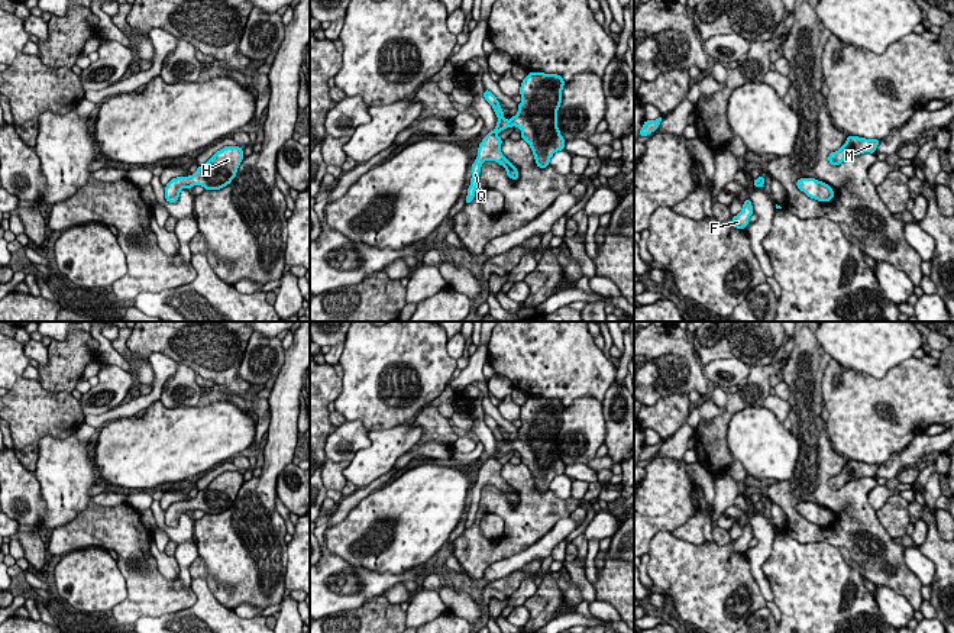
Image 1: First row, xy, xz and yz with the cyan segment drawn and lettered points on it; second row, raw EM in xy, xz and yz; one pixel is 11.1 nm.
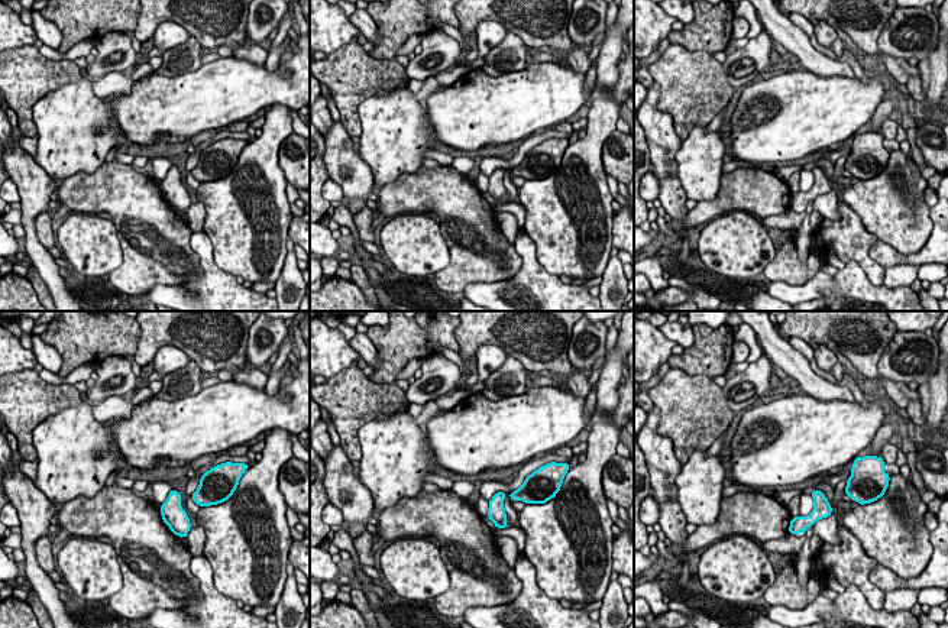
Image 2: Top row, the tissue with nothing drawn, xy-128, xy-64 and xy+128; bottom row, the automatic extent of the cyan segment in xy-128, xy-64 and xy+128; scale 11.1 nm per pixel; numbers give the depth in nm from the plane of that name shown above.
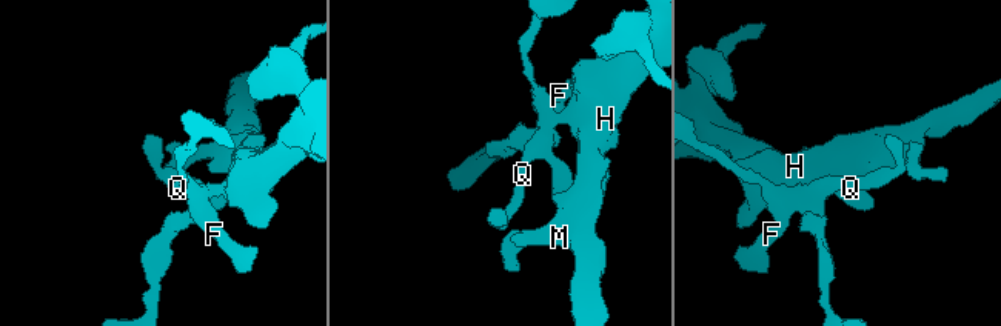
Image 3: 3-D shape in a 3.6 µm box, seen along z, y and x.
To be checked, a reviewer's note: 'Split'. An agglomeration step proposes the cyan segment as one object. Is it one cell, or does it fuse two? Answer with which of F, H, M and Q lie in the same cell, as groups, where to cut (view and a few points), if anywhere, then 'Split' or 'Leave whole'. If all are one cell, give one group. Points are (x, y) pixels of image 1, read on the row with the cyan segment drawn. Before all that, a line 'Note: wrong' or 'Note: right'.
Note: wrong
Groups: F H M Q. No split. Leave whole

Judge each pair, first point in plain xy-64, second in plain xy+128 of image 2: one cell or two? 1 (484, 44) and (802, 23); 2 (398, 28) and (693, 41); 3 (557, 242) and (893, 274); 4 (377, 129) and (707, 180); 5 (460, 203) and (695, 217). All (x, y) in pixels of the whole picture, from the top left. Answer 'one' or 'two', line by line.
1: one
2: one
3: two
4: one
5: one

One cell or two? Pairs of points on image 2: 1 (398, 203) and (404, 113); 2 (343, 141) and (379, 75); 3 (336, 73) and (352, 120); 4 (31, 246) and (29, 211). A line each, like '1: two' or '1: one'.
1: two
2: two
3: one
4: one

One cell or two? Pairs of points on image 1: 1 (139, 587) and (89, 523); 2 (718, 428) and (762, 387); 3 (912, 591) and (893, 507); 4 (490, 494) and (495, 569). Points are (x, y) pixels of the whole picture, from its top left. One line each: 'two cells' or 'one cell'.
1: one cell
2: one cell
3: two cells
4: two cells

